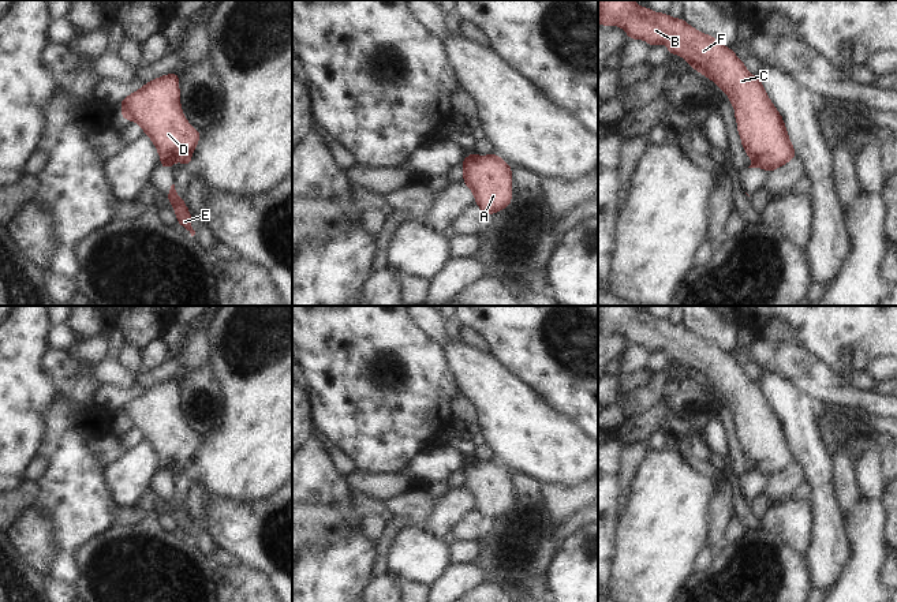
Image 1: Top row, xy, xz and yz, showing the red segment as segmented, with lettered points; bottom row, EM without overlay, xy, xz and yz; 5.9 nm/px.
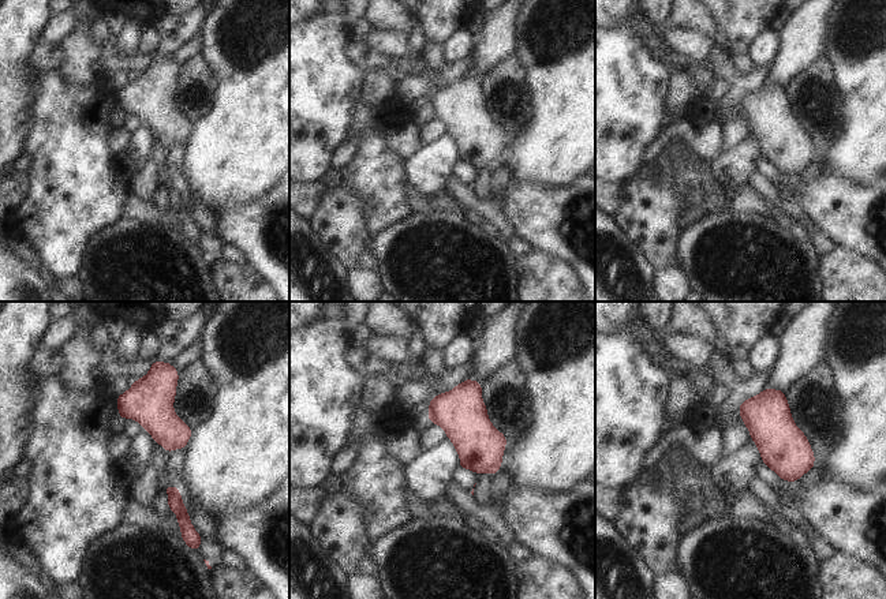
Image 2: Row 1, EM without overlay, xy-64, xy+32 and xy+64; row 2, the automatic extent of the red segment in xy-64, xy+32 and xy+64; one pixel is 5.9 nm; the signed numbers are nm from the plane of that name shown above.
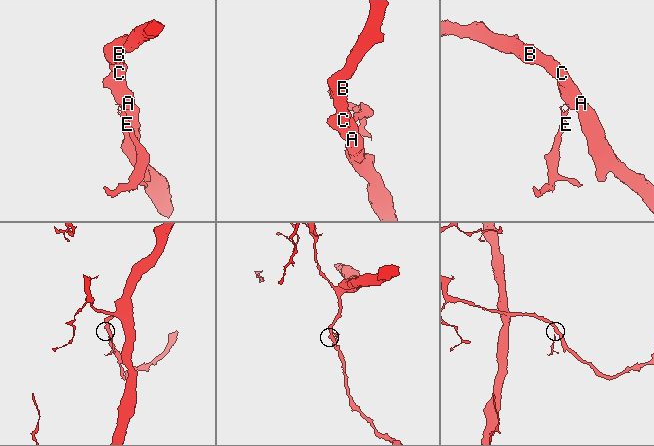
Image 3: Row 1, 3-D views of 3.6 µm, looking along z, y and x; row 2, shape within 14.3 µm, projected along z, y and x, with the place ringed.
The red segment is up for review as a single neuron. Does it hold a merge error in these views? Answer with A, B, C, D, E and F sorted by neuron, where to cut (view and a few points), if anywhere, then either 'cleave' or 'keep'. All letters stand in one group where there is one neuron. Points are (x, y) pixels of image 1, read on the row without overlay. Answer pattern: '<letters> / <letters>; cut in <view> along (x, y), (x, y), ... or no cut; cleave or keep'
A B C D F / E; cut in xy along (163, 468), (169, 472); cleave

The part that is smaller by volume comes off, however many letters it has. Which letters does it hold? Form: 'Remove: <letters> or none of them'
Remove: E.

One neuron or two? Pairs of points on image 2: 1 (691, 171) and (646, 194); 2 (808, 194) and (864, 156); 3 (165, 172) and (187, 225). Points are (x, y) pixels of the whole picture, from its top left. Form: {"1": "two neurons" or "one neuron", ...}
{"1": "two neurons", "2": "two neurons", "3": "one neuron"}

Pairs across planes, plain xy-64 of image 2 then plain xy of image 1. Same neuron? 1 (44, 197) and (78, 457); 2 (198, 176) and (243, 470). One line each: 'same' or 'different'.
1: same
2: same

